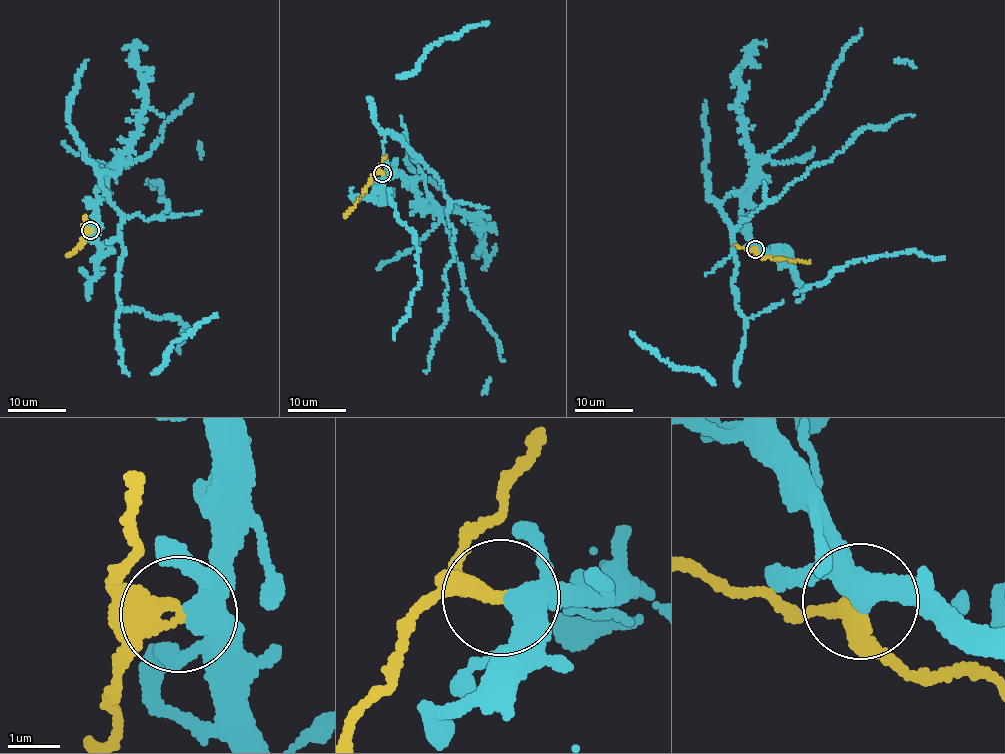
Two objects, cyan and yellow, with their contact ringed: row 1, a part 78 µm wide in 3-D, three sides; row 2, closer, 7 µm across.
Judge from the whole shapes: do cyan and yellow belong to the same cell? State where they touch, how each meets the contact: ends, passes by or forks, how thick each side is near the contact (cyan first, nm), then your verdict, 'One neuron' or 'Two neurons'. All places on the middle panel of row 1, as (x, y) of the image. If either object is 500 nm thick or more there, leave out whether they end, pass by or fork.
Place: (382, 173). At the ring cyan forks. At the ring yellow ends. Thickness 360 nm (cyan) against 400 nm. Two neurons

